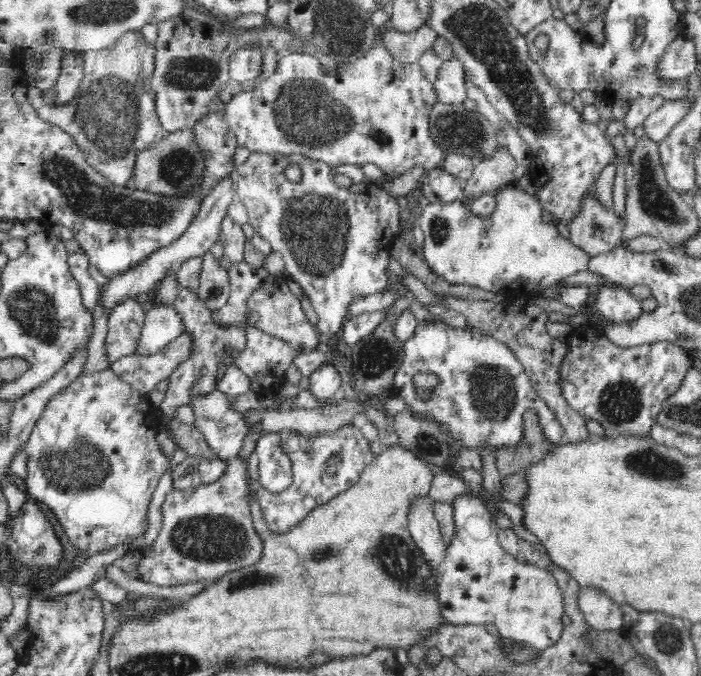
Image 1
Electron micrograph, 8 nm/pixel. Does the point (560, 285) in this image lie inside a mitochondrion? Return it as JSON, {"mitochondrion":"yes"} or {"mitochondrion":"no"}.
{"mitochondrion":"no"}

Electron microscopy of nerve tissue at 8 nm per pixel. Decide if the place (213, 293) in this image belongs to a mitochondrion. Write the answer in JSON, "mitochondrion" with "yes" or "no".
{"mitochondrion":"no"}

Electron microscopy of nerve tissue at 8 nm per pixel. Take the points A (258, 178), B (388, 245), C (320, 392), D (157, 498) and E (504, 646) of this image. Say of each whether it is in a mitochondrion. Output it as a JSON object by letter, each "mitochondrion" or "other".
{"A":"other","B":"other","C":"other","D":"other","E":"other"}

